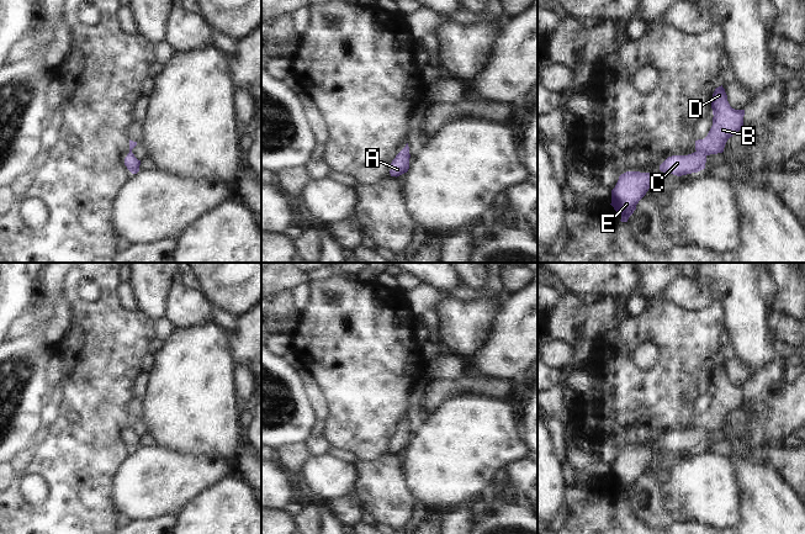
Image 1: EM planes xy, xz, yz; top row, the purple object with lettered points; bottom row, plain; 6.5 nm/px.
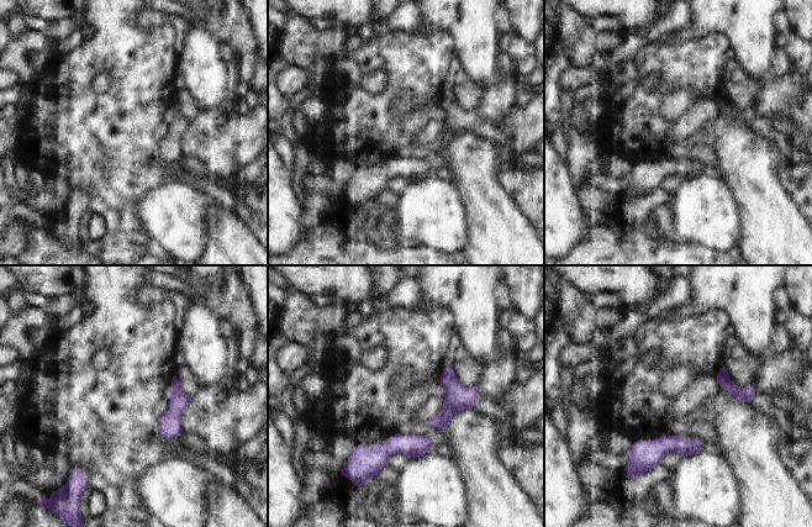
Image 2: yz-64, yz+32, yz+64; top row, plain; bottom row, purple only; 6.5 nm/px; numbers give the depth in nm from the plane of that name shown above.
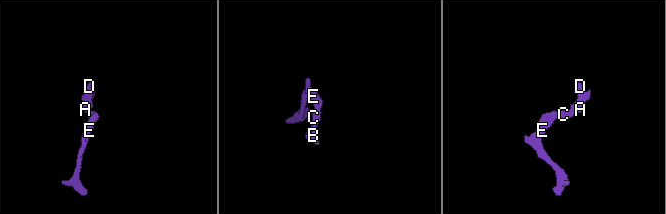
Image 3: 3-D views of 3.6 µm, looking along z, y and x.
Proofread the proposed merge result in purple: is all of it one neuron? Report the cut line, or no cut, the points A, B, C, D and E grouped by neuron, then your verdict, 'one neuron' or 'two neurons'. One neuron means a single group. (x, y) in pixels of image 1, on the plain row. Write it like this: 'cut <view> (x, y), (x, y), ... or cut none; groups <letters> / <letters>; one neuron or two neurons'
cut none; groups A B C D E; one neuron

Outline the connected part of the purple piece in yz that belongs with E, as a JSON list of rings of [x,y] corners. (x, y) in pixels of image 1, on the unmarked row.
[[[626,448],[619,453],[611,466],[611,482],[621,490],[621,498],[627,498],[639,477],[646,471],[652,459],[650,449]]]

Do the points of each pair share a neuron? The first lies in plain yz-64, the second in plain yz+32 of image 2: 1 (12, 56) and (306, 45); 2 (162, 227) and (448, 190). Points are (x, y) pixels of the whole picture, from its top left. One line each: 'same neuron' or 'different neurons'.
1: same neuron
2: same neuron

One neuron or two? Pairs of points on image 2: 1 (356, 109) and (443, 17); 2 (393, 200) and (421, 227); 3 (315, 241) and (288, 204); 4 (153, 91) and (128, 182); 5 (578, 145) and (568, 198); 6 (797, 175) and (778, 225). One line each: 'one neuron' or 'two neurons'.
1: two neurons
2: two neurons
3: two neurons
4: one neuron
5: two neurons
6: two neurons

